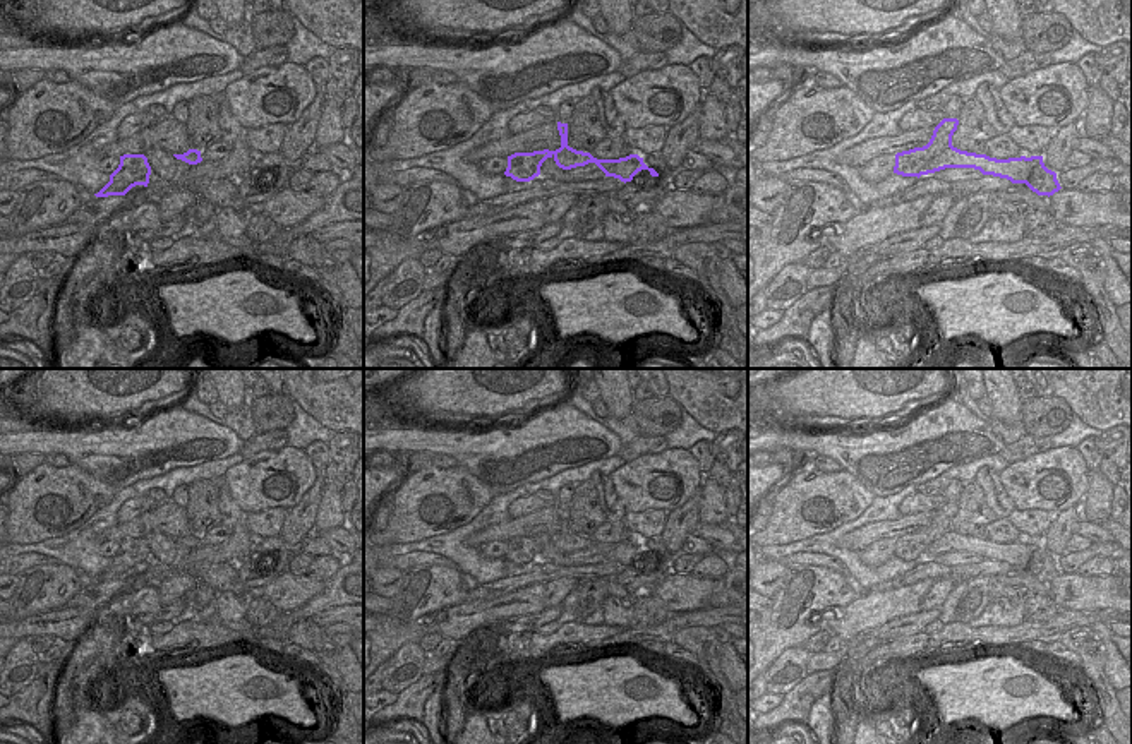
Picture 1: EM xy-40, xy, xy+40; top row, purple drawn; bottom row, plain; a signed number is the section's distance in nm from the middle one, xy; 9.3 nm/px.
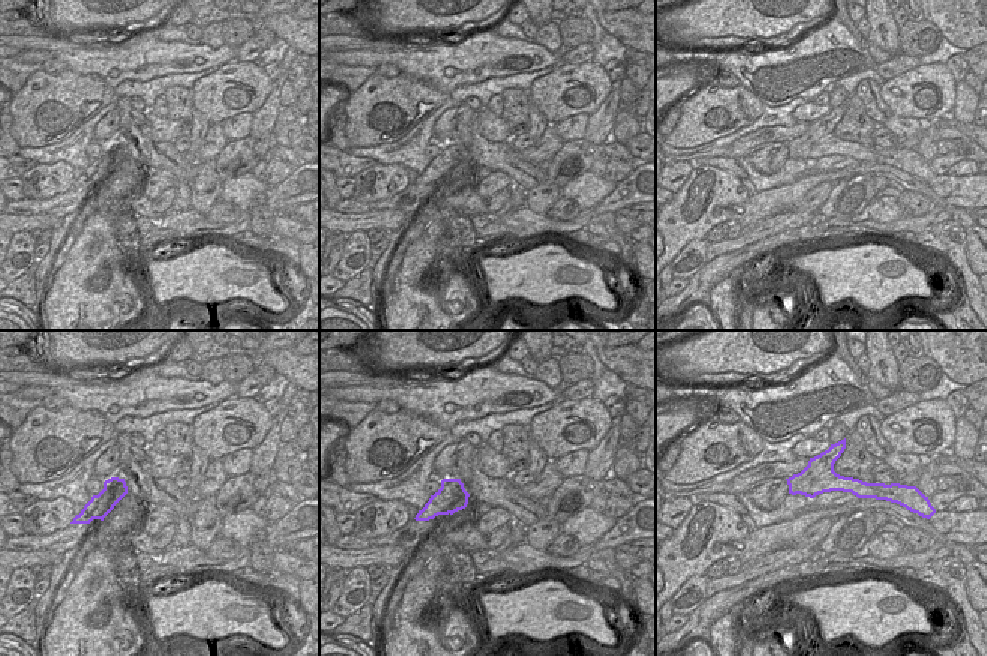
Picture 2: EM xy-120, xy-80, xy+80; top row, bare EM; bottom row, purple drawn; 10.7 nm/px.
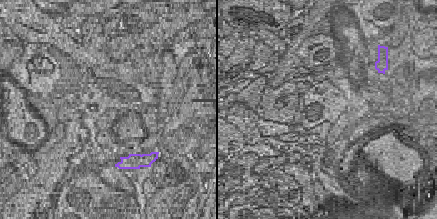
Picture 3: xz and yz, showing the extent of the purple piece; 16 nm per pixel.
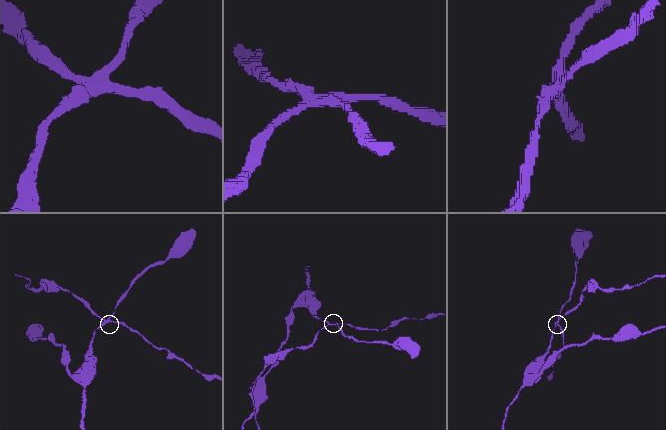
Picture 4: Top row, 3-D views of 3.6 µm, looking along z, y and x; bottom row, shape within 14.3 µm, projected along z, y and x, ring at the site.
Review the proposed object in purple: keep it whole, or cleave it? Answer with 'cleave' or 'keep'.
cleave

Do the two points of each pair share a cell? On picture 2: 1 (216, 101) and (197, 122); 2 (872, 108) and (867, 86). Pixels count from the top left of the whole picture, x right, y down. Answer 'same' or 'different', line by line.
1: different
2: same

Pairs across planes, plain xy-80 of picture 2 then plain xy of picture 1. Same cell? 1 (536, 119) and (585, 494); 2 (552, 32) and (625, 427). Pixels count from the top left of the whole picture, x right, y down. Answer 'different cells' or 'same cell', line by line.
1: different cells
2: same cell

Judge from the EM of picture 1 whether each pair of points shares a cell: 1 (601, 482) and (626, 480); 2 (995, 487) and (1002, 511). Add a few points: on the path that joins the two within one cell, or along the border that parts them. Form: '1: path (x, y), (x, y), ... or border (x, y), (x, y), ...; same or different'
1: border (608, 475), (613, 491), (626, 511); different
2: path (995, 492), (1002, 506); same

